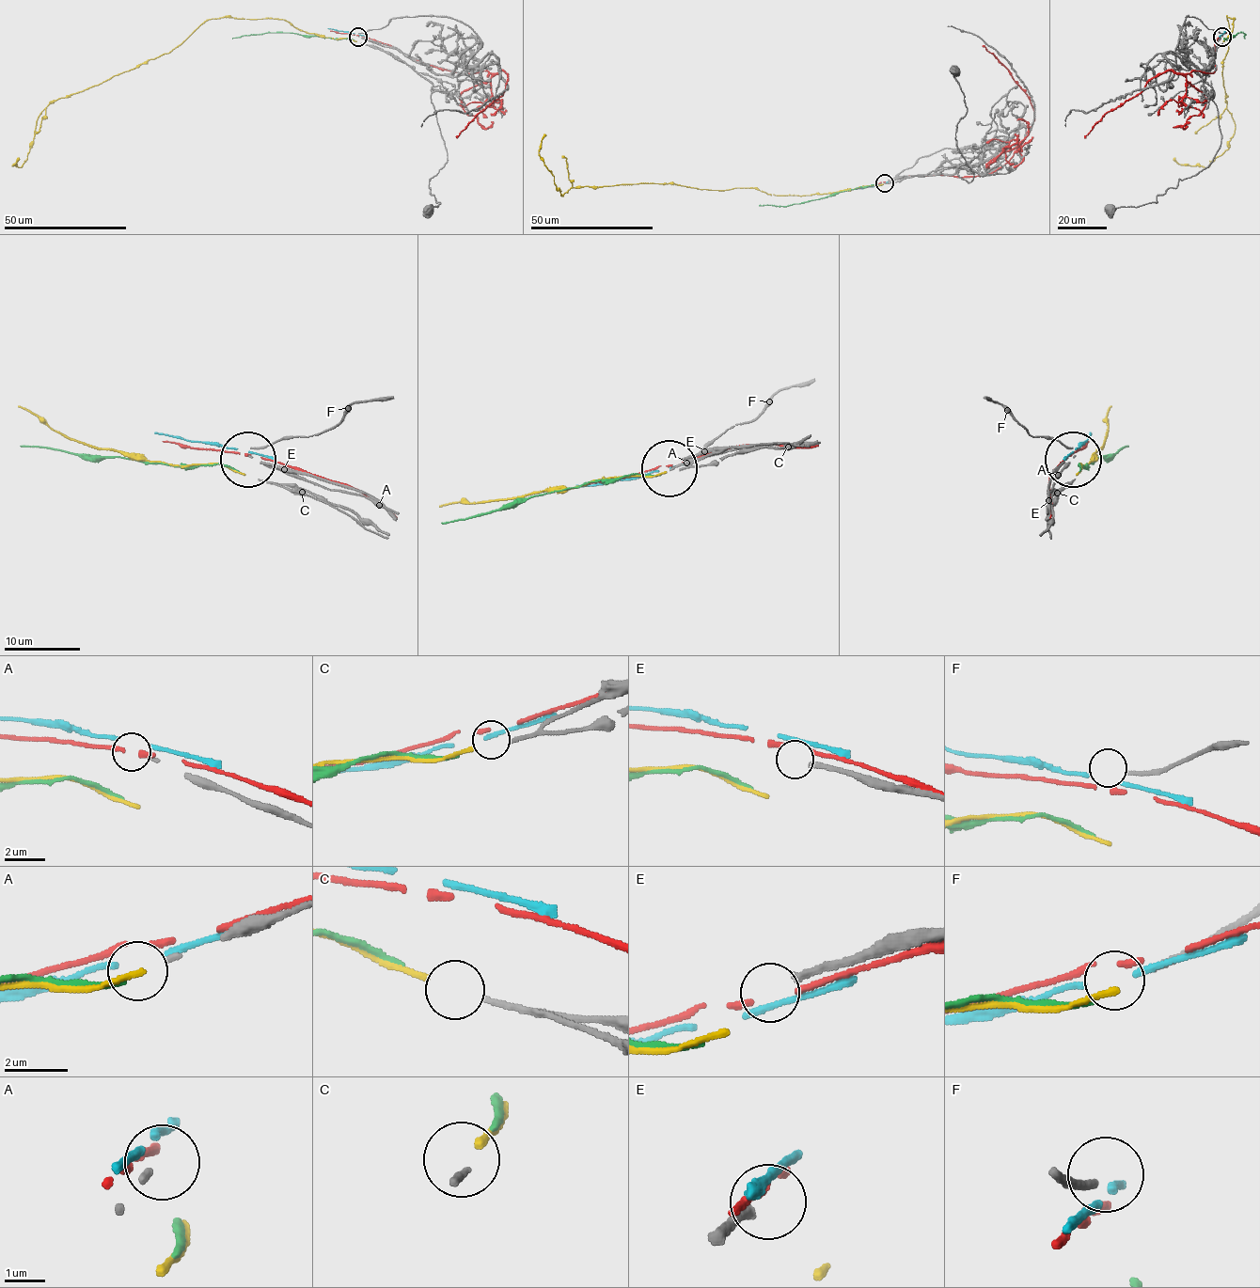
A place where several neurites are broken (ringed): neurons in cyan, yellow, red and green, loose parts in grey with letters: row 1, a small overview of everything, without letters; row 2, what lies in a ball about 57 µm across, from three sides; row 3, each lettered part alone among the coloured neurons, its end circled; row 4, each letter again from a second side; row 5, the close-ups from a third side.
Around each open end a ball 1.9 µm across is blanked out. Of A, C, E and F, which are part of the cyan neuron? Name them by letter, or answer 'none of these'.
none of these

